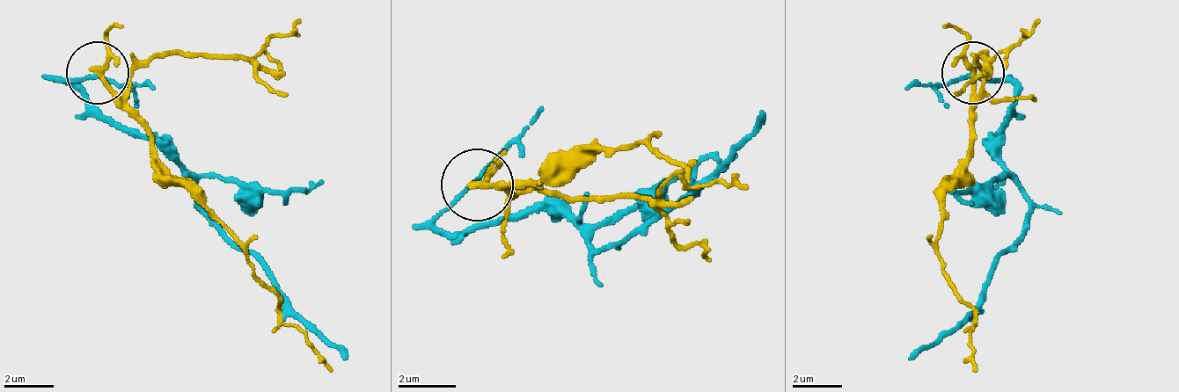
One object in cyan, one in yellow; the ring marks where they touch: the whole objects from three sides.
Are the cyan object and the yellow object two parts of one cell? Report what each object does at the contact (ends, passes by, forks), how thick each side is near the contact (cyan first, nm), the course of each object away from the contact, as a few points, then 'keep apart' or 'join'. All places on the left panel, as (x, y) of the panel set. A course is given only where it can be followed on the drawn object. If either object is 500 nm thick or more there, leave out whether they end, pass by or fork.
cyan passes by; yellow forks there; 120 nm thick on the cyan side, 150 nm on the other; cyan runs (96, 74), (59, 81), (158, 142), (208, 217), (345, 360); yellow runs (96, 74), (152, 155), (233, 236), (282, 317), (333, 373); keep apart

